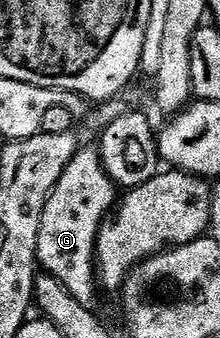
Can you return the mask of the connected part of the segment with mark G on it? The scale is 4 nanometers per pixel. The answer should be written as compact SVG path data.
M81 146L63 170L43 210L37 239L38 265L48 275L54 276L80 304L89 306L94 303L93 295L99 285L95 271L97 235L101 223L114 211L118 200L119 189L105 172L100 151L96 147Z

